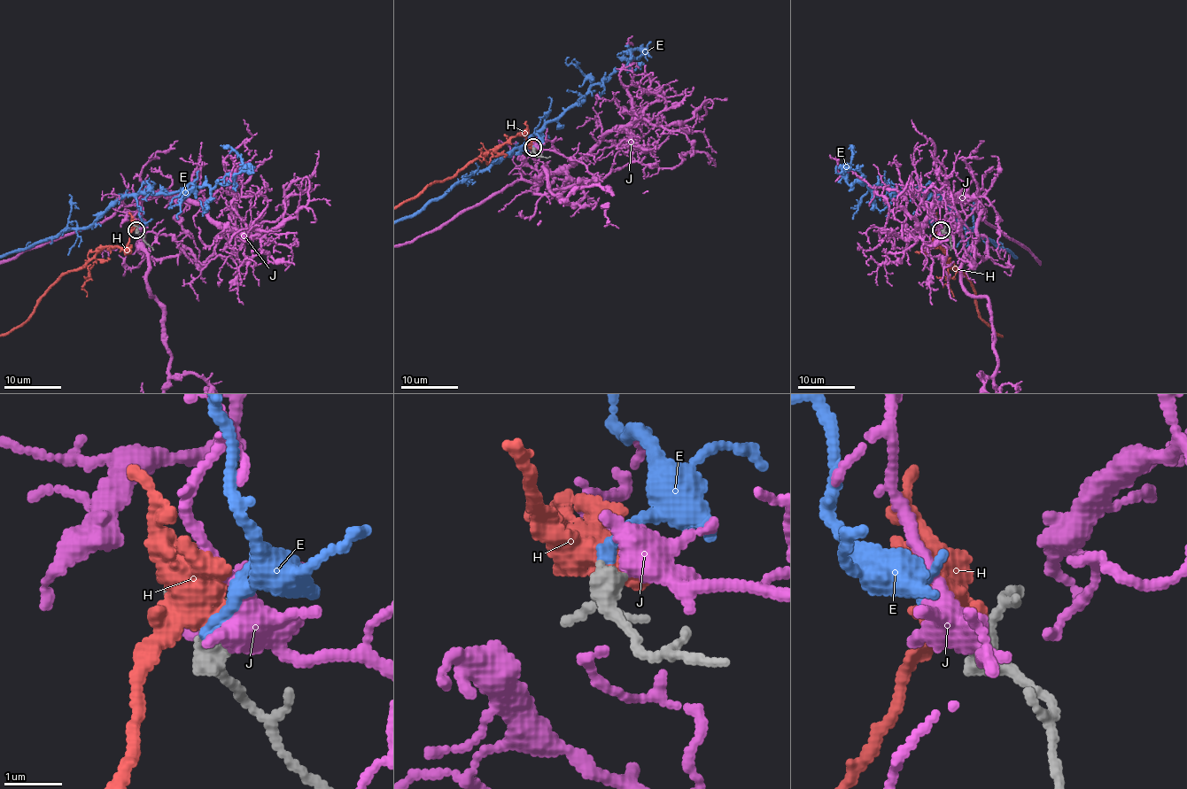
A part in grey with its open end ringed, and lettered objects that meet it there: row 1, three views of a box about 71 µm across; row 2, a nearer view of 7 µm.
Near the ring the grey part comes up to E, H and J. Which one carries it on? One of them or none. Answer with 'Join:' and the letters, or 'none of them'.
Join: E

